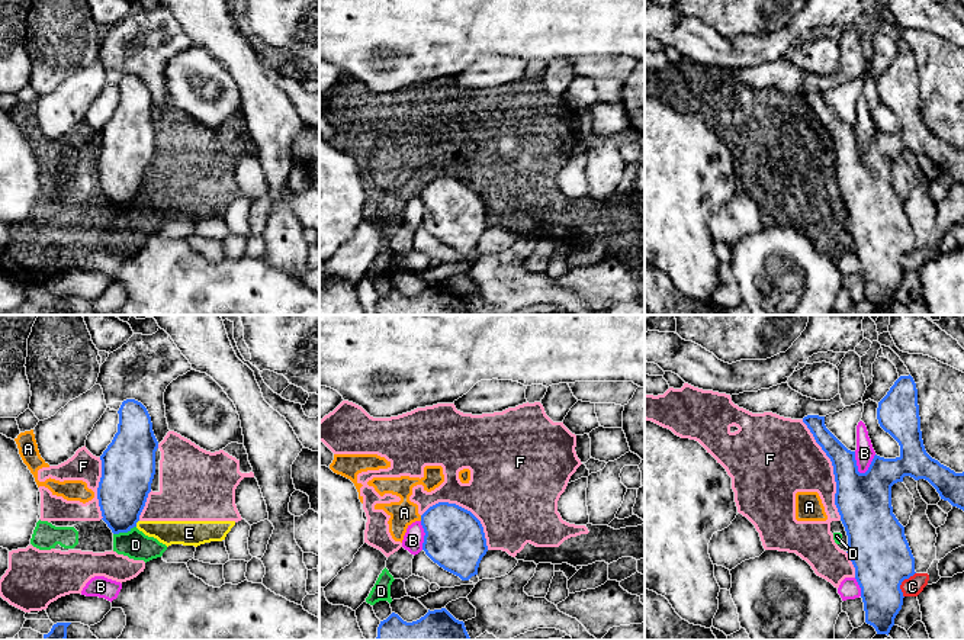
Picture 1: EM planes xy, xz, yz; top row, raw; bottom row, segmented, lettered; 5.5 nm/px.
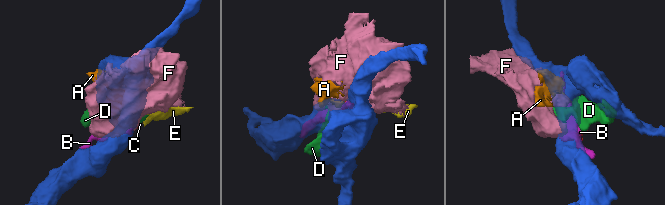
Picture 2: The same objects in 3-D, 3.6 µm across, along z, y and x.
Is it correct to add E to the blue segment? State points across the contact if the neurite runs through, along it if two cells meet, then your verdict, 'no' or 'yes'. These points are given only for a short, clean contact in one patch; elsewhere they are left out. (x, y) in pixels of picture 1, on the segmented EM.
border xy (138, 520), (135, 526); no

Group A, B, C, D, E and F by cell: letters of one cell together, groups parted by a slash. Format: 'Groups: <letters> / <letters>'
Groups: A D E F / B / C

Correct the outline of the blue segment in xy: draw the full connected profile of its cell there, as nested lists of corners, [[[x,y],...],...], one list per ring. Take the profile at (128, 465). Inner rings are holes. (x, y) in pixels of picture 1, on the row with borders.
[[[126,399],[118,414],[118,432],[100,456],[97,488],[102,520],[113,534],[136,527],[151,492],[158,448],[151,417],[141,402]]]

